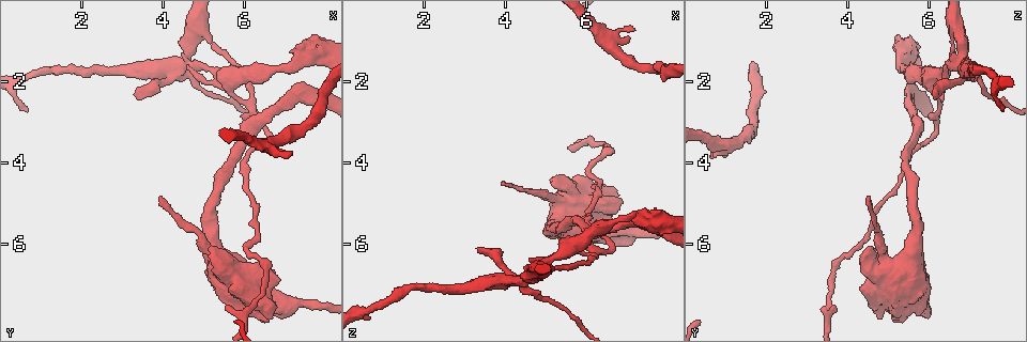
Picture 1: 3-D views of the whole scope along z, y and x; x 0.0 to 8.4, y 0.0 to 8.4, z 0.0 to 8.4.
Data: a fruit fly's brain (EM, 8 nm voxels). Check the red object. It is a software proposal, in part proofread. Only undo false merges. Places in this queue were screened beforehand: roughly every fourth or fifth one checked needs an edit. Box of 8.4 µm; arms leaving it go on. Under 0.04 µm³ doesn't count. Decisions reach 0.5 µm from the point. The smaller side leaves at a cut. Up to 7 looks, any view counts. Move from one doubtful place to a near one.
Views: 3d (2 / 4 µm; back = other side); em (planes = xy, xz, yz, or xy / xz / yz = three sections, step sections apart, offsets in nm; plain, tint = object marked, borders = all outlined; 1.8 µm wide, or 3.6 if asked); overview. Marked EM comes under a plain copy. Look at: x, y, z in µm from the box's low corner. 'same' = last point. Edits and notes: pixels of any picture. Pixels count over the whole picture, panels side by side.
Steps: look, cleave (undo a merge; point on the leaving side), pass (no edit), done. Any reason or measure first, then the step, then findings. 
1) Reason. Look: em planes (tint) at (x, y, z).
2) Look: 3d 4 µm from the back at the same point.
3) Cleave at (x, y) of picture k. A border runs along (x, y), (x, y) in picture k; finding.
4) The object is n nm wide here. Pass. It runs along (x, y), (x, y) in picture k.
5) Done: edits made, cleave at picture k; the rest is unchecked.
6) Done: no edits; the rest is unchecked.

Two arms at a narrow angle. Look: 3d 4 µm at (5.95, 3.50, 5.55).

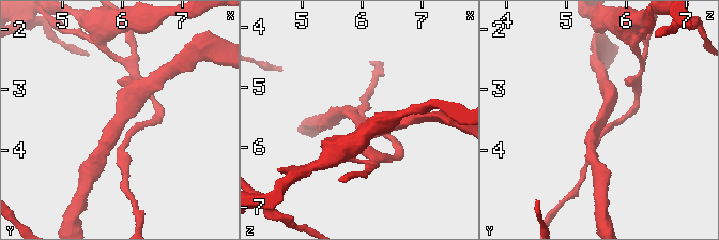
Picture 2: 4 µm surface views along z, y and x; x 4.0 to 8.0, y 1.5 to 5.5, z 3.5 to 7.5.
Shape alone is not enough. Look: em planes (tint) at (6.00, 3.55, 5.60).

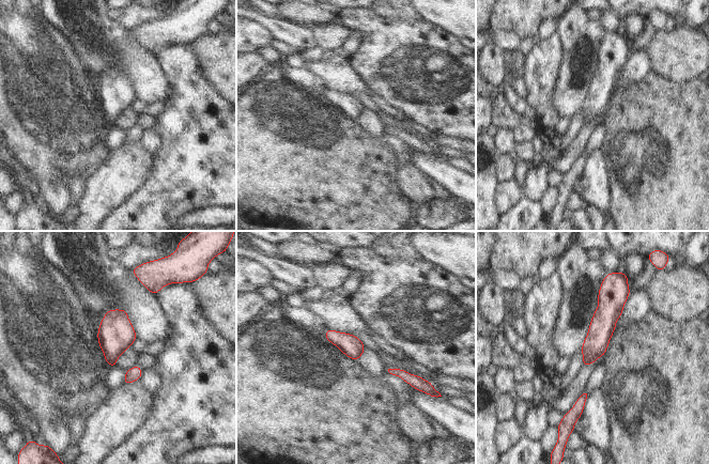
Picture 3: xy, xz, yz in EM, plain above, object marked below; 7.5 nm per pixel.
The object is 160 nm wide here. Pass. It runs along (607, 288), (607, 313), (585, 362) in picture 3; all the same neuron.

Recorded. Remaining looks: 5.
Small branch off a trunk. Look: 3d 4 µm at (5.30, 6.50, 5.10).

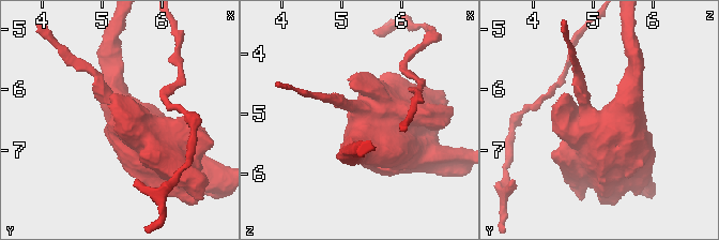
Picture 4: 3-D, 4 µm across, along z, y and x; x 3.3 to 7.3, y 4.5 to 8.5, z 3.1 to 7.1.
Need the tissue. Look: em yz step 16 (tint) at (5.30, 6.60, 5.10).

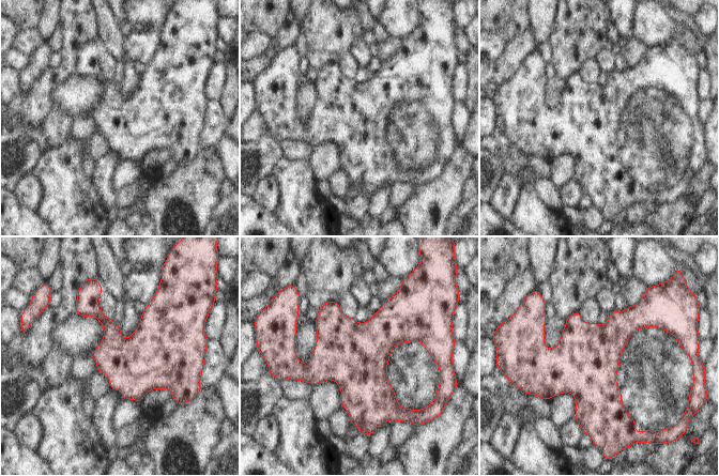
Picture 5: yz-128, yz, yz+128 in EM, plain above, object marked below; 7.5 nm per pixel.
Pass. One neuron here.

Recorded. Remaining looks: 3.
Looks like a crossing. Look: em planes (tint) at (4.40, 1.60, 6.95).

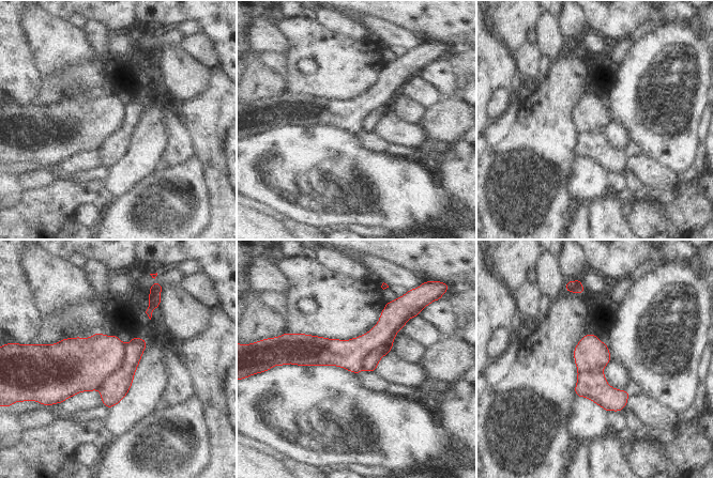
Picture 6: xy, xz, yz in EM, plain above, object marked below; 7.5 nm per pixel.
Cleave at (88, 363) of picture 6. A second neuron is stuck on.

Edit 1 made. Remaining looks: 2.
Done: edits made, cleave at picture 6; the rest is unchecked.

